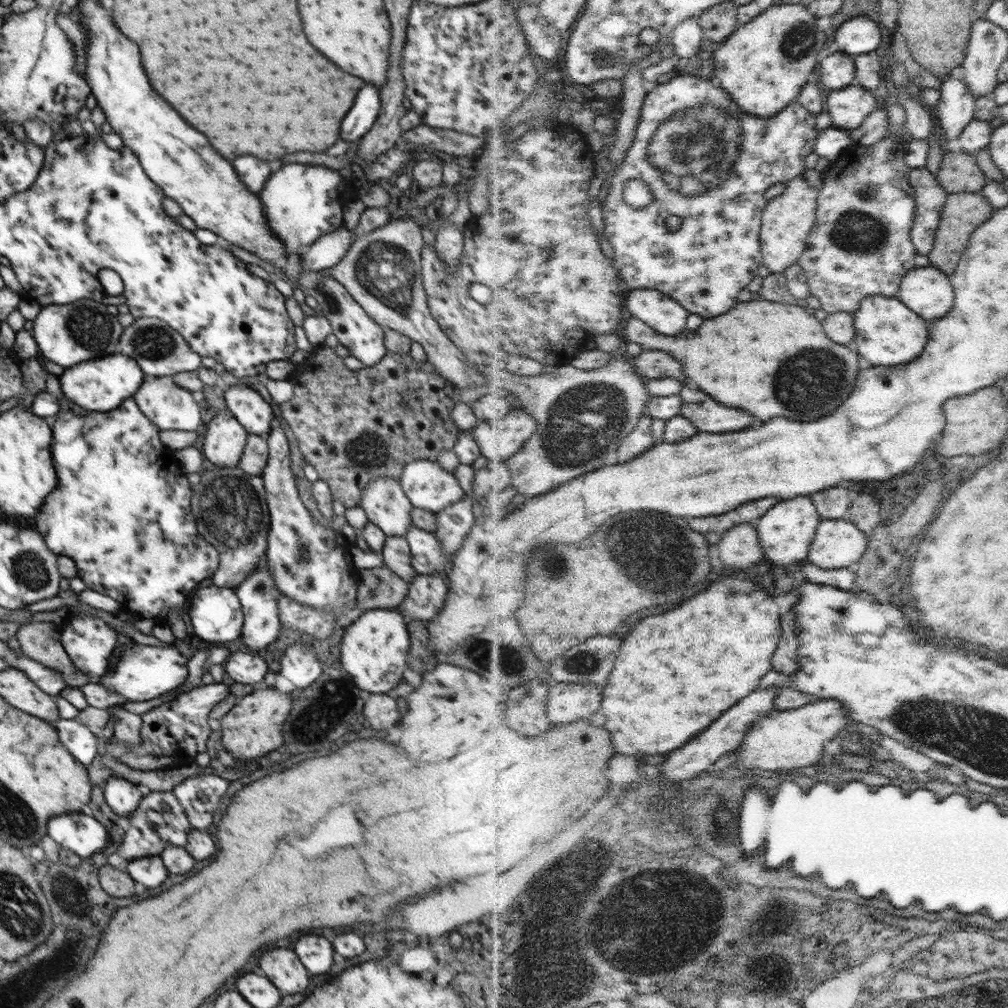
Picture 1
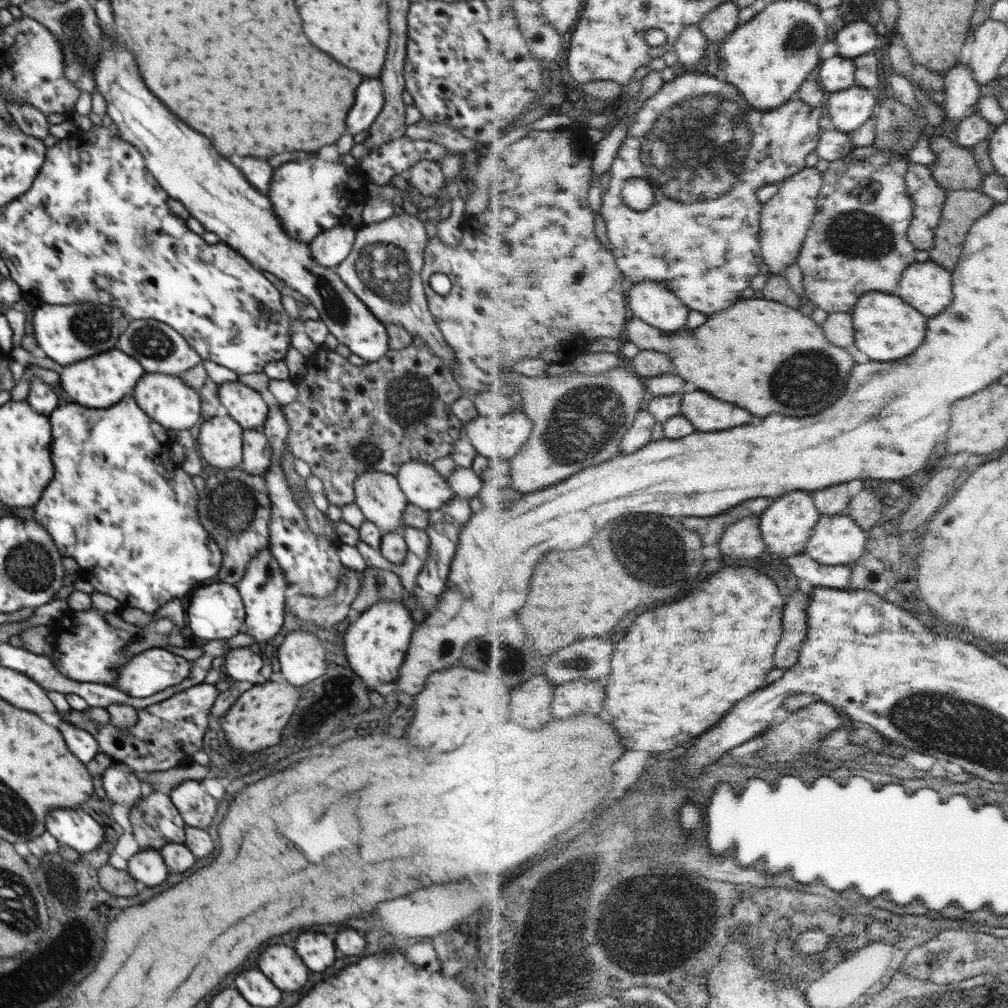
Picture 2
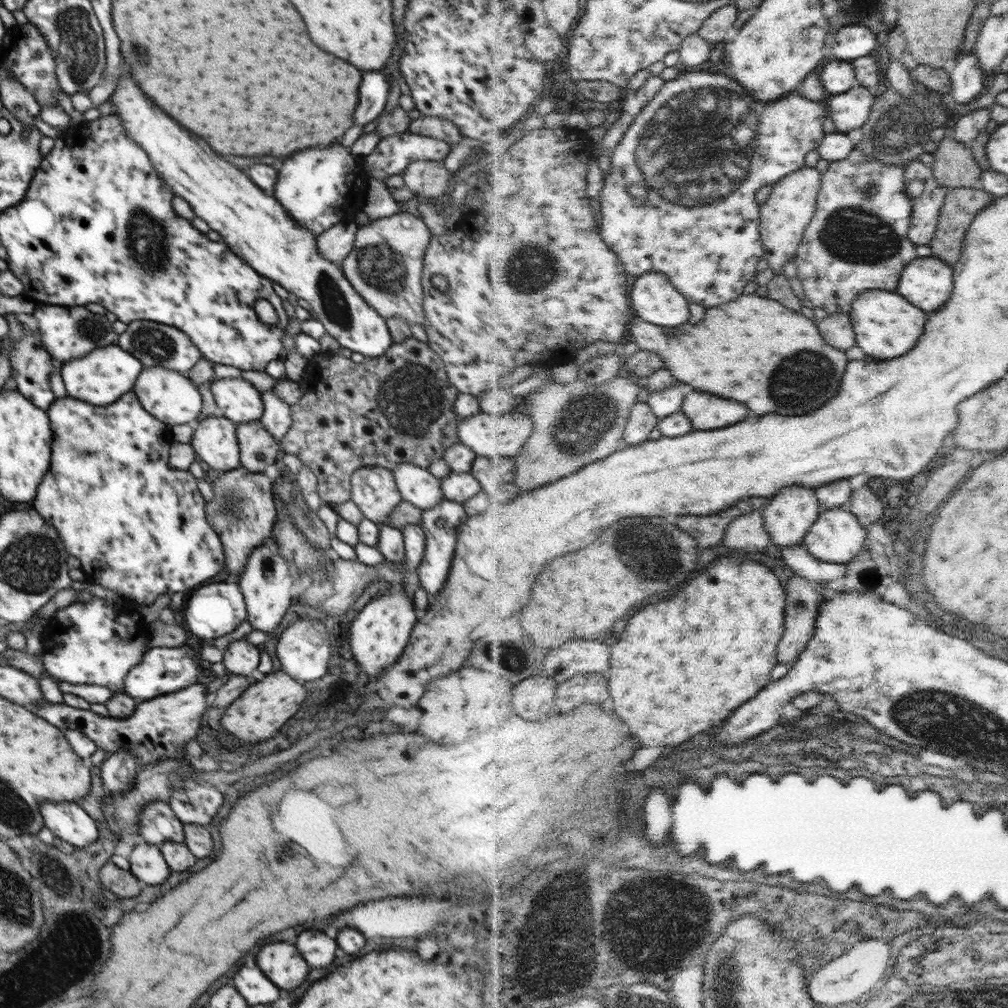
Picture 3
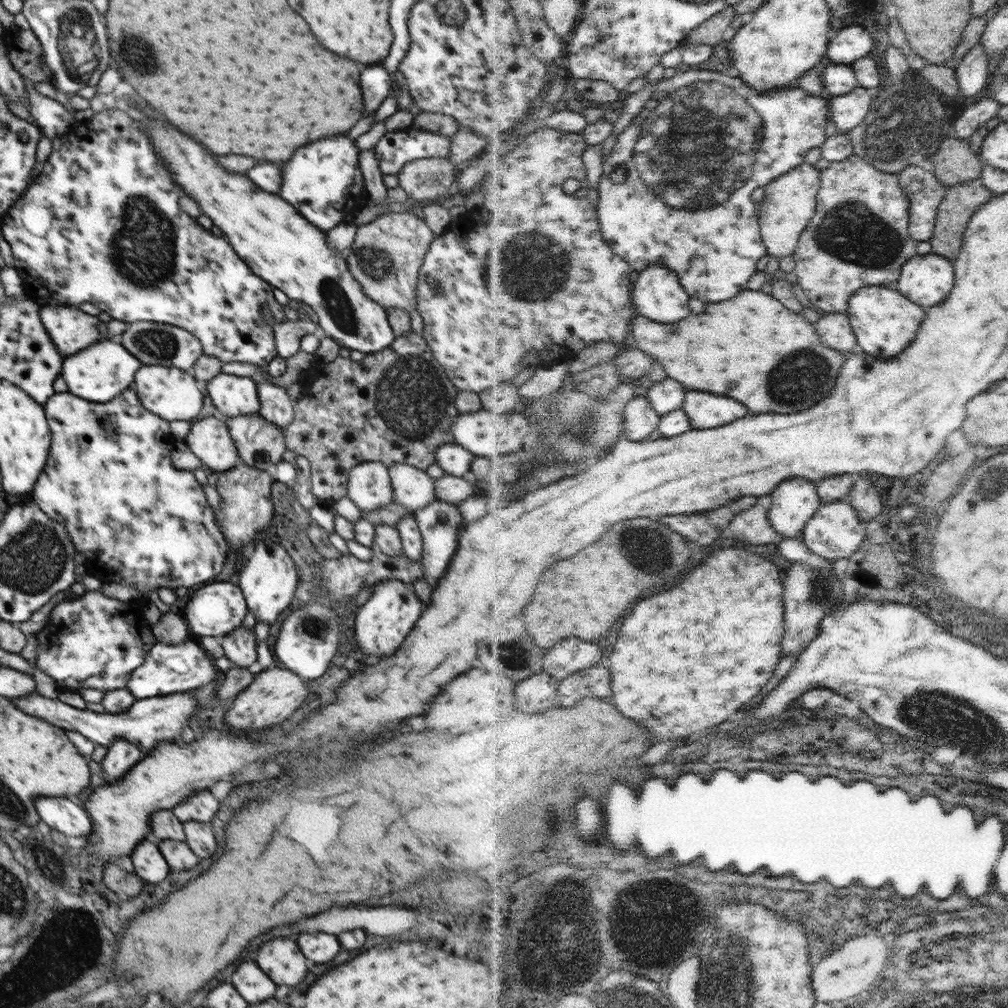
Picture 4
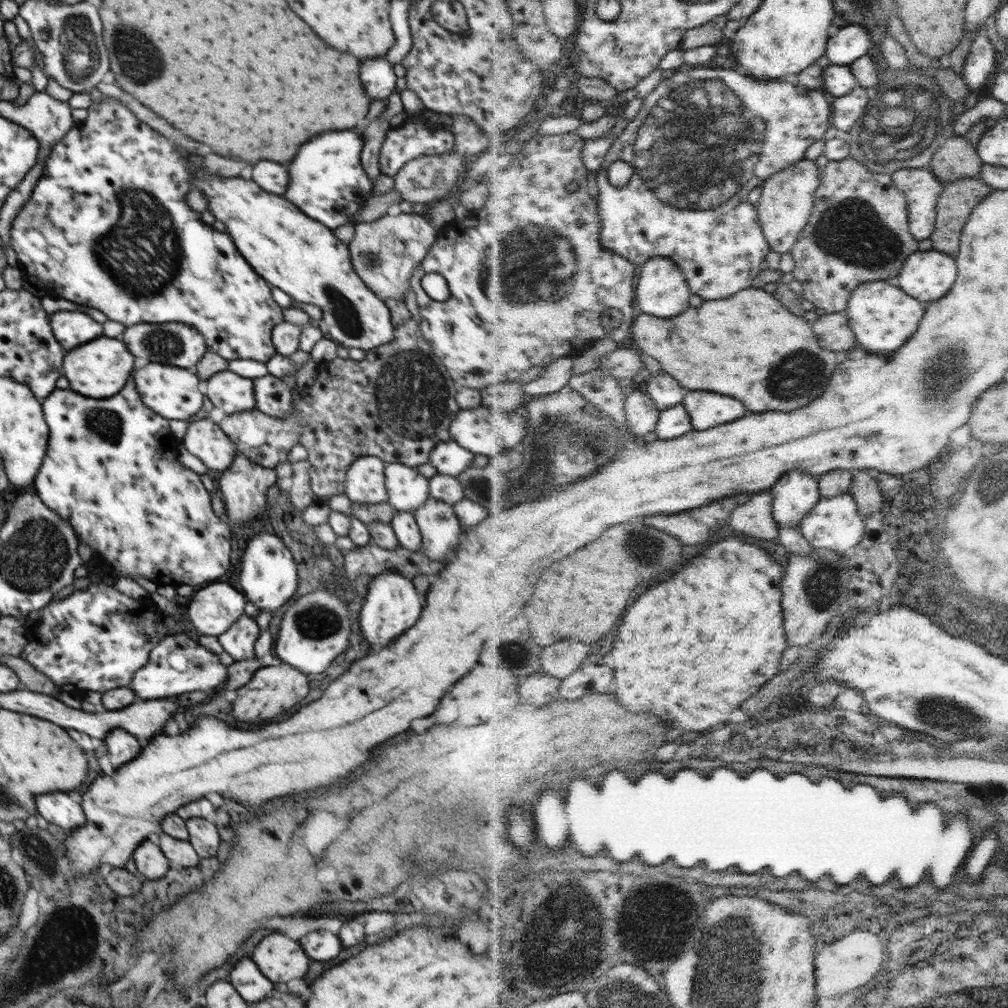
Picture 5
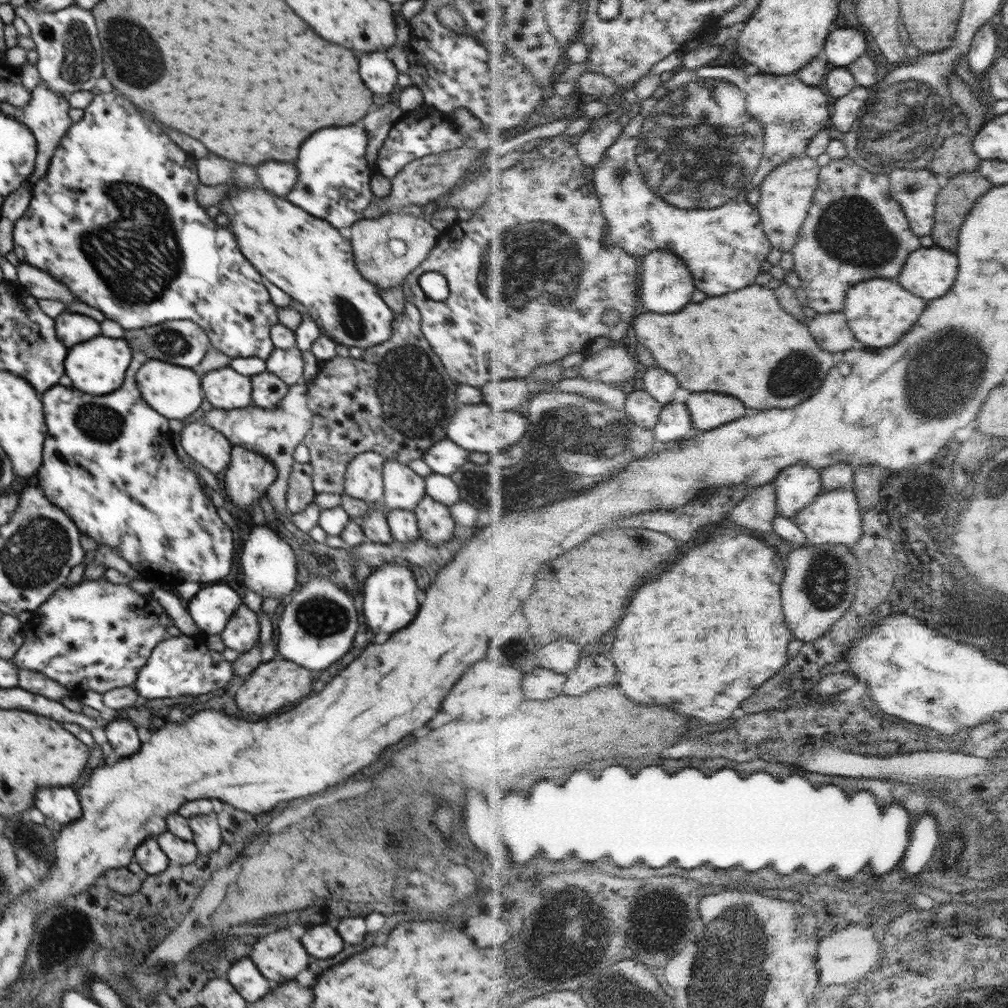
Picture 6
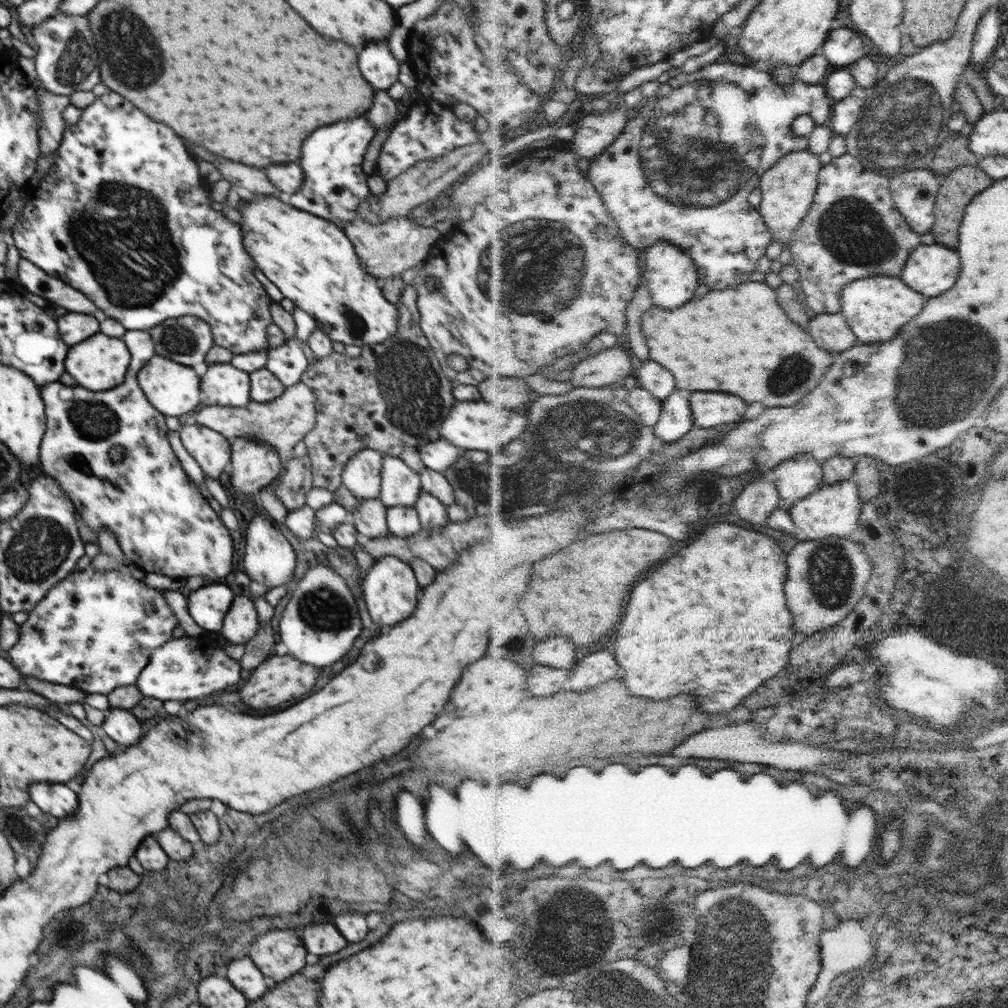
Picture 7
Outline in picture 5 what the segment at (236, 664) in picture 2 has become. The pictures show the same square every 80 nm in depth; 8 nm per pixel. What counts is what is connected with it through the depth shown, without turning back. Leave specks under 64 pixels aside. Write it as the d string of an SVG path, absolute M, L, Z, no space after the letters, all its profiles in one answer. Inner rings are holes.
M243 614L218 640L235 661L246 660L255 657L254 644L259 633L255 619Z

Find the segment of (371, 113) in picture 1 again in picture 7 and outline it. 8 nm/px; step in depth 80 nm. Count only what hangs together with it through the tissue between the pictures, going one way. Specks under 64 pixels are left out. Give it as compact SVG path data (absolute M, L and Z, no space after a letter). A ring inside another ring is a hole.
M387 42L368 44L358 54L358 66L362 76L374 86L375 90L386 90L398 81L399 62L394 58Z

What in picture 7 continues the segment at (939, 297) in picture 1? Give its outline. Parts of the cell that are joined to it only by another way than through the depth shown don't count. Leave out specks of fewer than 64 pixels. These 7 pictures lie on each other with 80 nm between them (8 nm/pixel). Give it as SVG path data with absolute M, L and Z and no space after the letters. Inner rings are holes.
M936 242L921 244L910 257L905 272L901 275L914 290L928 298L940 296L954 286L960 274L958 250Z

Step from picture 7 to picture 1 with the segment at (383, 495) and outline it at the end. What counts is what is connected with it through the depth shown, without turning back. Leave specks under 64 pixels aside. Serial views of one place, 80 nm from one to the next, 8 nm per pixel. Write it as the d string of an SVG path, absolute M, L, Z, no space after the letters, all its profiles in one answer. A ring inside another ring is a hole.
M414 460L403 466L399 479L404 495L413 508L440 512L466 496L453 472L440 468L438 462Z

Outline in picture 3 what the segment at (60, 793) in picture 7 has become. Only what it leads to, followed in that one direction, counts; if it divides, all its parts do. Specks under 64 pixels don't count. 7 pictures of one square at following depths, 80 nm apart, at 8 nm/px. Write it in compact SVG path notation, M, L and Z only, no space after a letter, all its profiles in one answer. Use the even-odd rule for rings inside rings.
M46 802L40 806L40 812L46 828L76 849L84 848L98 838L96 822L77 803Z

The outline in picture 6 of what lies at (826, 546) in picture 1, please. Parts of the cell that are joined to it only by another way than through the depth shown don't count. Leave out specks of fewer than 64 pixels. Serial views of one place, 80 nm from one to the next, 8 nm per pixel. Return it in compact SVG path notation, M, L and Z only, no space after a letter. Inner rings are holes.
M856 490L824 491L813 504L798 513L795 521L802 527L809 545L837 542L855 548L865 537L865 515Z

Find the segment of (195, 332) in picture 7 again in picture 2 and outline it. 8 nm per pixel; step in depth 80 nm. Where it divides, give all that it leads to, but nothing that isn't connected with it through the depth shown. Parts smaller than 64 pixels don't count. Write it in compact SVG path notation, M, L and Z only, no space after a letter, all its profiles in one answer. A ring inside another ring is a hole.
M154 319L131 321L126 332L118 340L118 350L130 354L132 338L132 358L142 364L145 372L179 375L203 362L203 358L190 346L190 343L171 326Z

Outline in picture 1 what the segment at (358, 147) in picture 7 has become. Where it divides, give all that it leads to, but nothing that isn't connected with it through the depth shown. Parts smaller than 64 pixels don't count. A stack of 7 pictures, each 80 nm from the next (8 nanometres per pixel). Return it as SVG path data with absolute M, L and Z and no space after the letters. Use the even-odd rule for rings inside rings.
M286 164L280 168L280 172L270 174L268 182L264 184L264 188L260 190L258 196L262 200L263 211L273 234L283 242L288 255L296 255L300 251L306 251L306 248L312 246L320 237L330 234L342 226L344 222L342 210L349 199L360 197L360 188L346 182L336 169L304 166L304 164Z

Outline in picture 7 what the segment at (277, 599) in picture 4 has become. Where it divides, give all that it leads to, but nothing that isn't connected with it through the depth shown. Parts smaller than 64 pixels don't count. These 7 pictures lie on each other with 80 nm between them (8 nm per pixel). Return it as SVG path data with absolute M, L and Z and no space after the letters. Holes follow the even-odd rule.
M256 514L248 522L245 538L247 541L244 554L244 568L250 580L256 580L260 584L265 584L270 589L275 586L284 586L293 579L297 565L297 554L294 552L289 539L282 534L280 529L274 527L274 522L269 515Z

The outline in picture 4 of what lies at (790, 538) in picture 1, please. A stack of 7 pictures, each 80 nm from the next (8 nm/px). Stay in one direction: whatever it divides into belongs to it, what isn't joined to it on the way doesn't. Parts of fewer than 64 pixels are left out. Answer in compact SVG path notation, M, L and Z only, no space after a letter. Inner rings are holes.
M800 476L789 478L772 494L770 520L780 538L805 535L805 528L823 505L818 484Z

